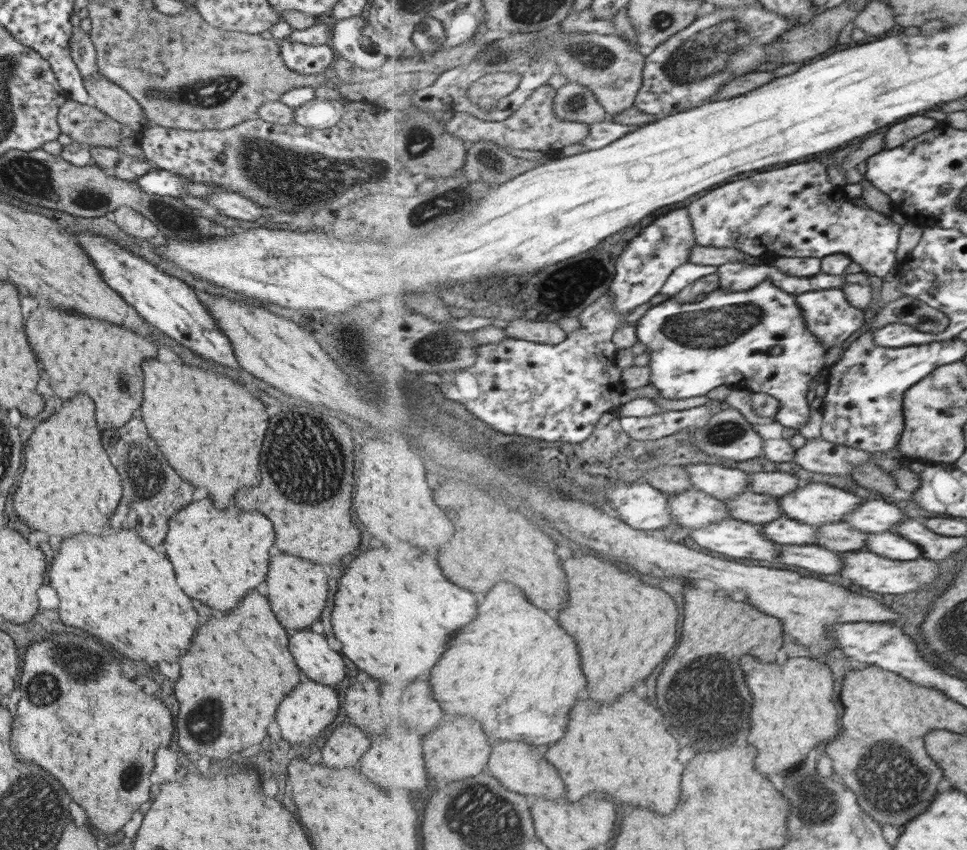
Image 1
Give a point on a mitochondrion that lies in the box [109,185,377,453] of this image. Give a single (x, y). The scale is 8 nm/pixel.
(172, 219)

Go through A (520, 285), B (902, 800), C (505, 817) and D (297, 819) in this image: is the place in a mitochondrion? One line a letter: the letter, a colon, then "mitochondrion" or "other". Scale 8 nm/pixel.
A: other
B: mitochondrion
C: mitochondrion
D: other

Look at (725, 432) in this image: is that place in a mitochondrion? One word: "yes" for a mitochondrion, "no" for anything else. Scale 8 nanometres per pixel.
yes

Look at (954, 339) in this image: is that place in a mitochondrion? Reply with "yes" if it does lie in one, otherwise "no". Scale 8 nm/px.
no

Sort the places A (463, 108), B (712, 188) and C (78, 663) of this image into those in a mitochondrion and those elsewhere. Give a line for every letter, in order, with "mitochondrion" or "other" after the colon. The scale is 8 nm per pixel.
A: other
B: other
C: mitochondrion

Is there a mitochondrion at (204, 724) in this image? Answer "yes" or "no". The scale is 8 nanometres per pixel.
yes

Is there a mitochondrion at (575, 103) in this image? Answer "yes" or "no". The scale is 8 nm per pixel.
yes

